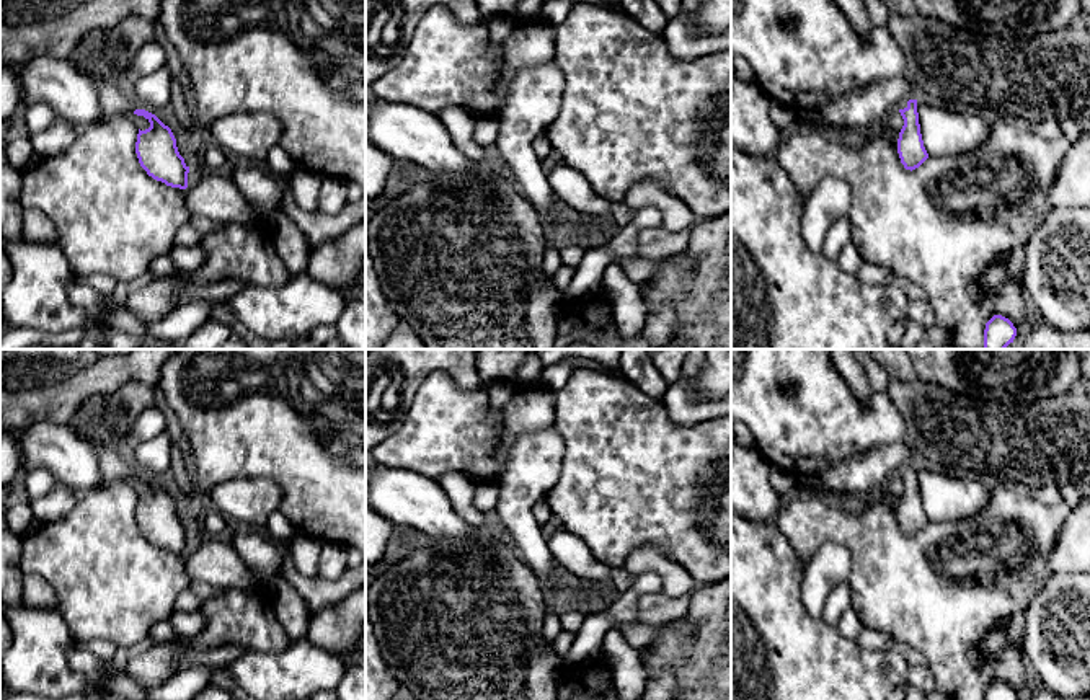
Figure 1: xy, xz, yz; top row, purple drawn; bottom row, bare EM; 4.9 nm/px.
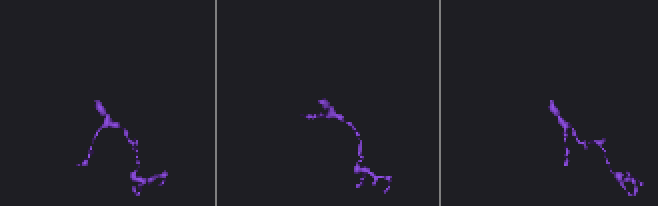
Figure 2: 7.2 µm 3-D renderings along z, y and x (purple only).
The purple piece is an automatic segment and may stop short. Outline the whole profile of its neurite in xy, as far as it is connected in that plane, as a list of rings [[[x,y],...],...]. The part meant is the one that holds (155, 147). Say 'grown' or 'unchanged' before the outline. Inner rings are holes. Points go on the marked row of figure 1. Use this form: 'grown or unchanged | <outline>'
grown | [[[95,52],[86,54],[86,77],[98,90],[100,104],[104,117],[131,114],[144,116],[150,127],[139,129],[135,153],[140,166],[157,181],[171,188],[186,189],[189,166],[179,155],[176,139],[168,126],[165,126],[155,114],[140,108],[140,104],[127,93],[124,85],[116,78],[103,78],[91,67],[96,62]]]

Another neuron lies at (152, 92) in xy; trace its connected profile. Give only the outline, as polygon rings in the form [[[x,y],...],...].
[[[165,67],[150,75],[129,80],[126,90],[142,109],[157,114],[171,103],[170,70]]]

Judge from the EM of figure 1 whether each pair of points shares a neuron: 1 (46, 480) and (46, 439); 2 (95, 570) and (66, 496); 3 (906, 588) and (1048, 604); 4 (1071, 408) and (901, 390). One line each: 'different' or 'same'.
1: different
2: different
3: different
4: same

